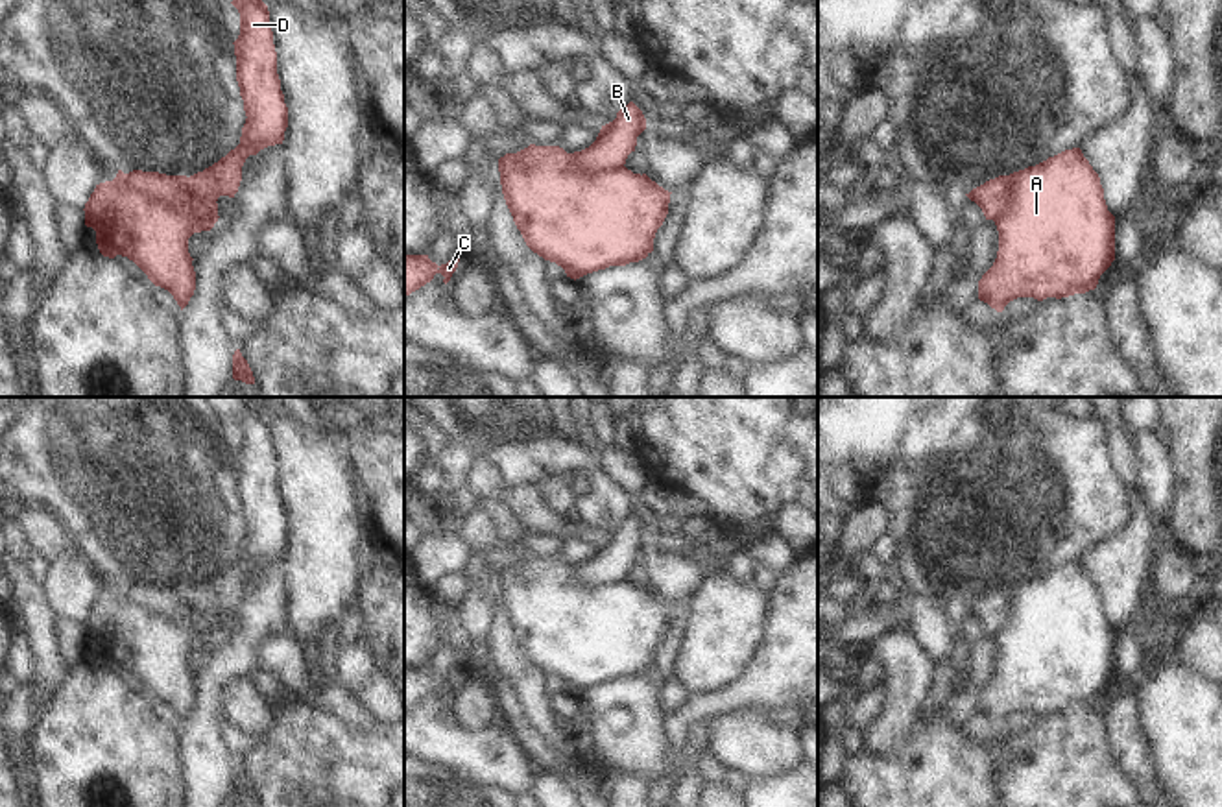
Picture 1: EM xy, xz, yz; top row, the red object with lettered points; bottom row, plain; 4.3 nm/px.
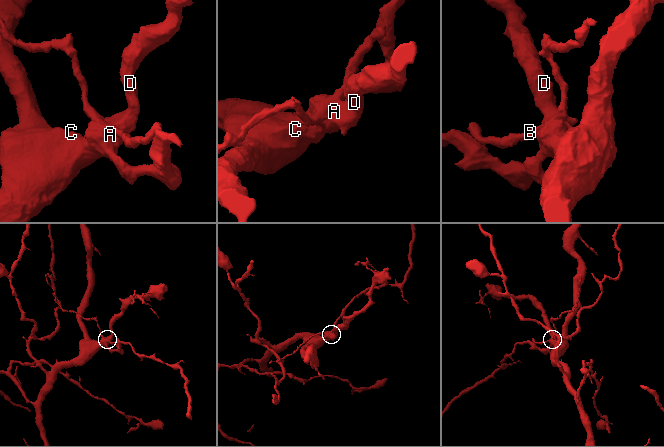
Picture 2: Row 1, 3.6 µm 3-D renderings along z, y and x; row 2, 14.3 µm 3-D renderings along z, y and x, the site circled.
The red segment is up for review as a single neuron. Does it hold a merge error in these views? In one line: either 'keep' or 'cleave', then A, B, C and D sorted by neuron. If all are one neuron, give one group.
cleave | A C D / B

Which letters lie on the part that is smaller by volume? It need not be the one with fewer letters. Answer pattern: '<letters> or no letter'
B

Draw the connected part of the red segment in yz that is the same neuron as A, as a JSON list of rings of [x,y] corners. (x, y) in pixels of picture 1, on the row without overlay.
[[[1080,561],[1008,589],[1006,626],[995,633],[999,665],[978,694],[978,713],[997,726],[1017,711],[1069,711],[1095,704],[1115,674],[1115,630],[1108,624],[1098,587]]]

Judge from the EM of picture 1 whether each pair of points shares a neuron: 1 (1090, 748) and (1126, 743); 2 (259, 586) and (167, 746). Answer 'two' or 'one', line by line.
1: two
2: two

